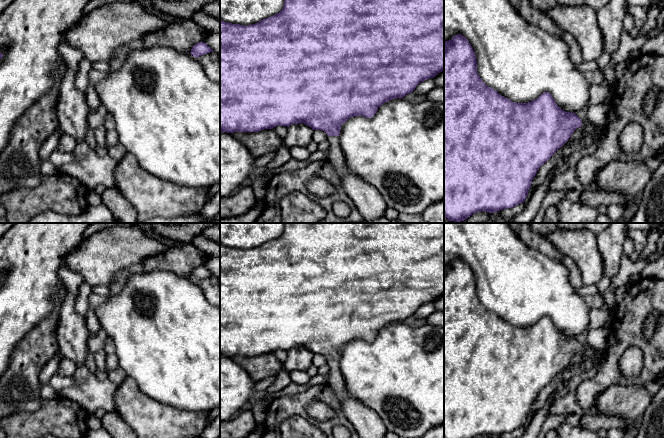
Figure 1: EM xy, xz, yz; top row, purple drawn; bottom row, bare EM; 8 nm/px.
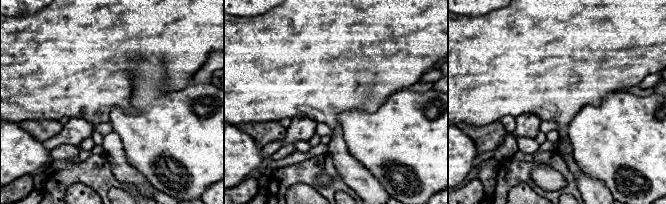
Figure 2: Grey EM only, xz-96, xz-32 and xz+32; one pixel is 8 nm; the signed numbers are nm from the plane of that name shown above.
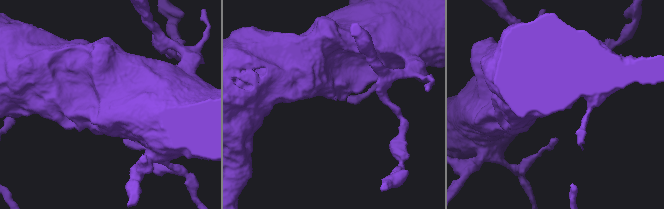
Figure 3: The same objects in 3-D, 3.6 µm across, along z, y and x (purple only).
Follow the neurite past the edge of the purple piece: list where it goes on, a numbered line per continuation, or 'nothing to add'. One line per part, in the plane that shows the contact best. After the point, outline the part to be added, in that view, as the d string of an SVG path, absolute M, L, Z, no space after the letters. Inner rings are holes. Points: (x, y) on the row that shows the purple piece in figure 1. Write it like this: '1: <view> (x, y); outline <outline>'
1: xz (367, 200); outline M329 136L326 161L333 167L343 189L358 212L369 221L384 215L387 205L379 192L355 175L346 165L339 136Z

